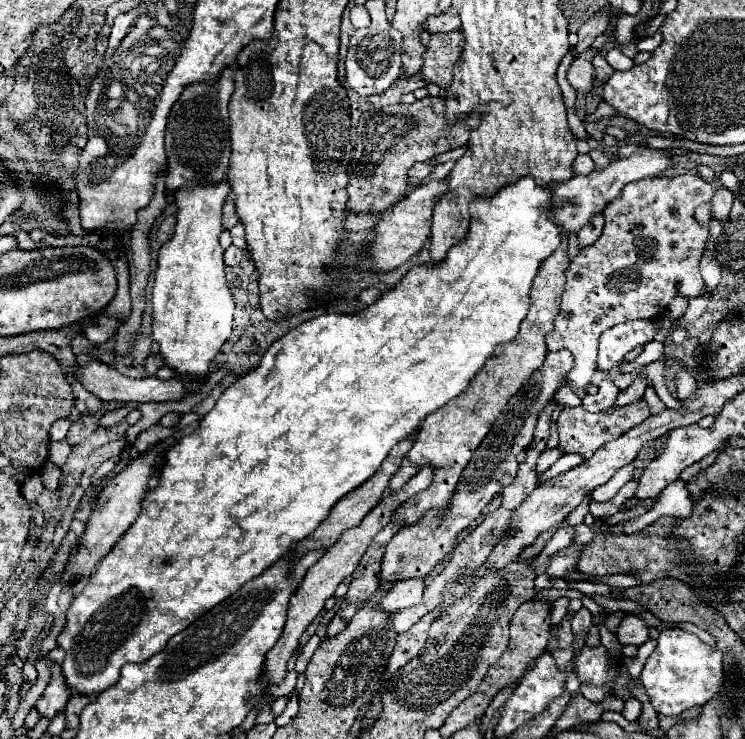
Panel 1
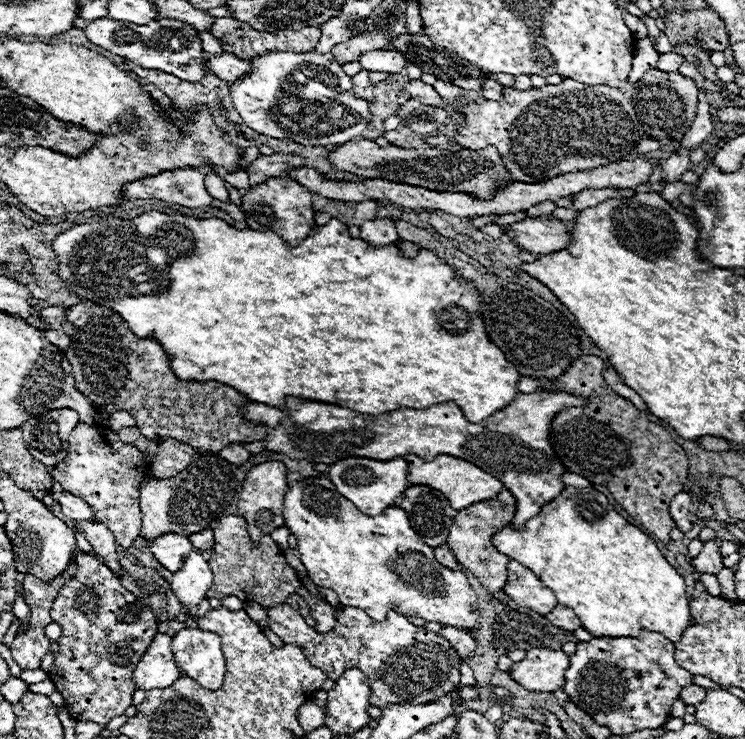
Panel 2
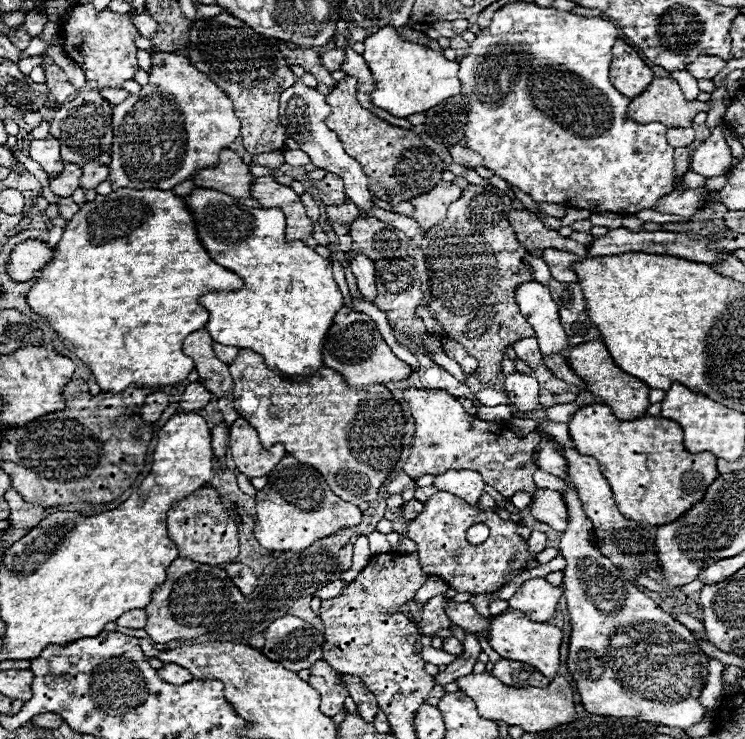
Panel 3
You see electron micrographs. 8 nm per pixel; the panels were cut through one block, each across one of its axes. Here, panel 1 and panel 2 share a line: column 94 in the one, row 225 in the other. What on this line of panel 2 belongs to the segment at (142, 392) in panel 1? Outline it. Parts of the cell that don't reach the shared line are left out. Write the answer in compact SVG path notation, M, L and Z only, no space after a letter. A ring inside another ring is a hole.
M390 218L366 220L360 226L360 230L362 230L360 238L364 238L368 244L374 244L374 246L386 246L388 242L398 240L398 230Z

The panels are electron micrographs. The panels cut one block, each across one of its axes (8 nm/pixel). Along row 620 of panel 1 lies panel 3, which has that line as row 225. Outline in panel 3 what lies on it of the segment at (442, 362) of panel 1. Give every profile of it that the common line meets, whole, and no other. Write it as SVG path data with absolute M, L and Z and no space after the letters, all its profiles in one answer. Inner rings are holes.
M118 188L118 190L110 192L108 196L96 196L92 202L86 202L74 214L74 218L68 222L68 226L62 234L62 240L54 248L54 258L42 268L40 280L26 294L26 302L32 308L32 312L36 312L38 316L42 316L50 322L50 326L54 328L58 338L64 342L64 346L68 350L72 350L80 360L84 360L84 364L92 370L96 384L102 388L102 392L122 392L130 386L162 388L162 386L170 386L170 384L178 384L178 382L186 380L188 374L194 370L194 362L188 356L184 356L182 342L188 334L192 334L198 328L204 328L208 322L208 312L202 306L198 306L198 298L206 292L238 290L242 286L244 284L240 282L240 278L234 272L216 264L208 256L208 252L202 248L202 244L196 236L196 230L194 230L192 214L188 212L188 208L180 196L174 196L172 192L166 192L166 190L154 190L154 188L146 188L146 190Z

